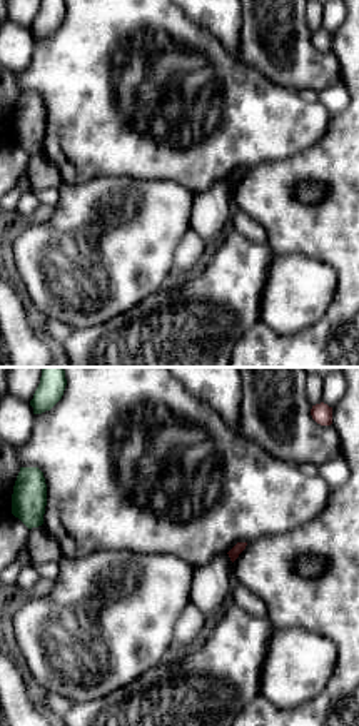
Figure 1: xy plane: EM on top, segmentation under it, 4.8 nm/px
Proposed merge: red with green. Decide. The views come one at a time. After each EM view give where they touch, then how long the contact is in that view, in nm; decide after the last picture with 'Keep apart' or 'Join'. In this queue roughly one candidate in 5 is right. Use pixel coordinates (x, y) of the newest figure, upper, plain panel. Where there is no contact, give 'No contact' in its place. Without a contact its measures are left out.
No contact

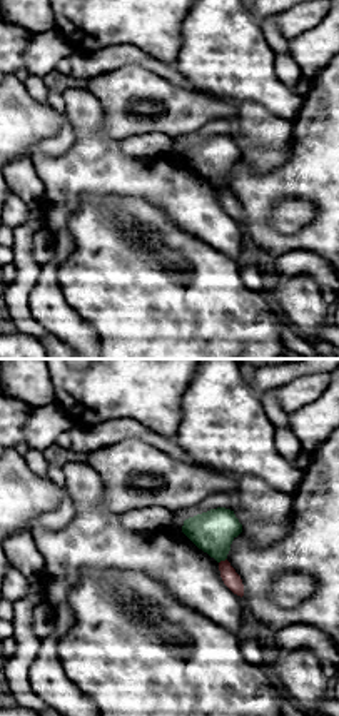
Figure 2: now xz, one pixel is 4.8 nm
Touches red at (222, 187). Shared border 50 nm

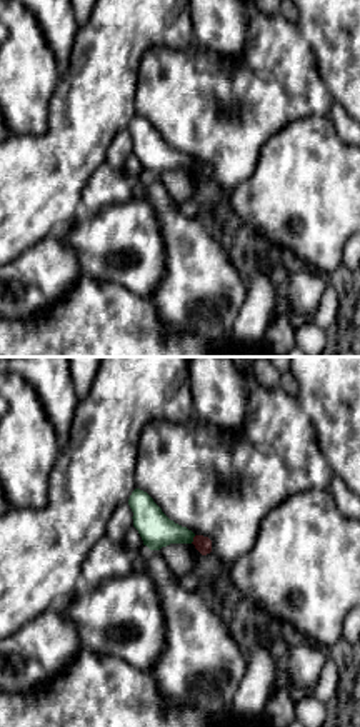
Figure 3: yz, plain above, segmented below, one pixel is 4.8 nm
Touches red at (194, 165). Shared border 50 nm

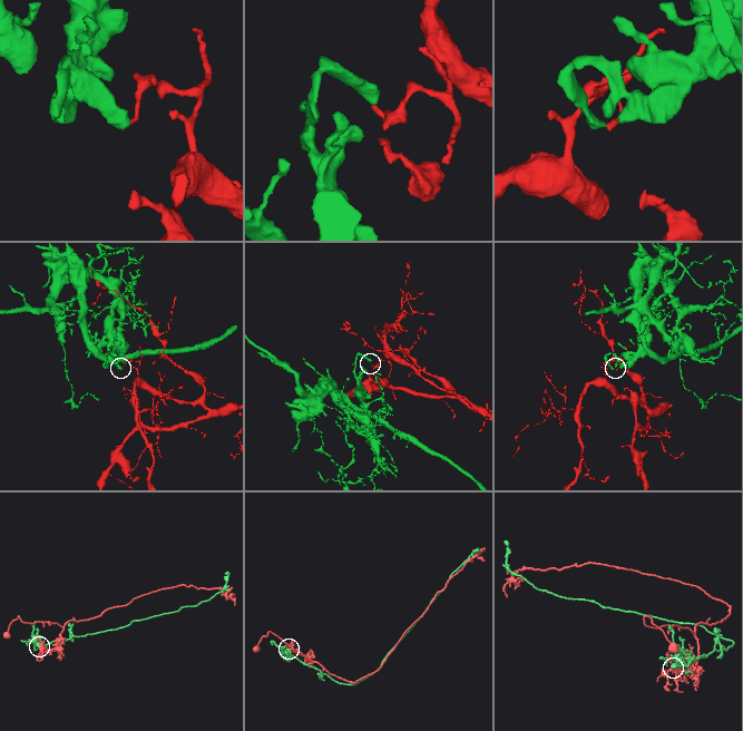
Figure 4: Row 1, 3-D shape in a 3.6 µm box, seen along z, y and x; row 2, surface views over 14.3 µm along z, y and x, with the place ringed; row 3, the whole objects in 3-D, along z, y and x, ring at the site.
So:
Keep apart

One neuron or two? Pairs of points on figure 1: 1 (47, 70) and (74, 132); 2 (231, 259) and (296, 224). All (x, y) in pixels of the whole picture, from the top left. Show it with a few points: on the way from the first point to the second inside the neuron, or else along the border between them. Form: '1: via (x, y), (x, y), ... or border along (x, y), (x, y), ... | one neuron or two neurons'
1: via (62, 85), (74, 97), (74, 117) | one neuron
2: border along (267, 242), (276, 252) | two neurons

